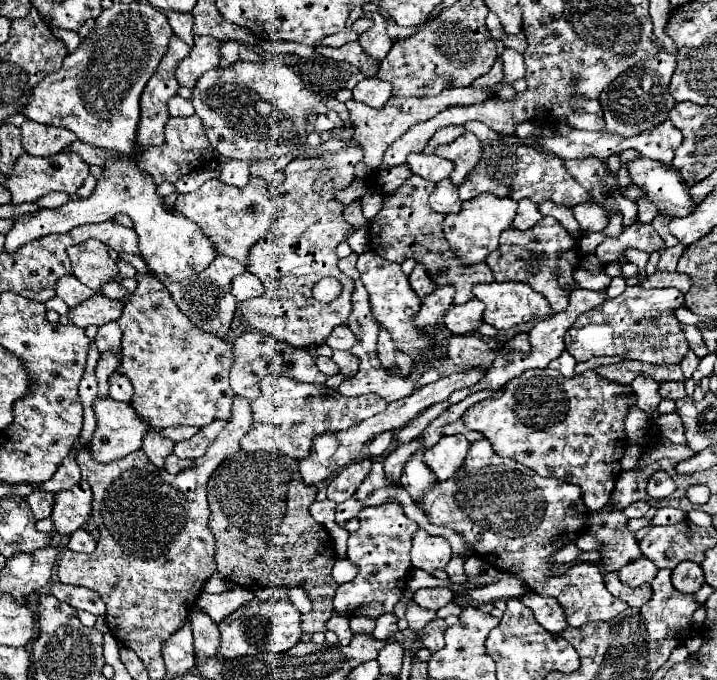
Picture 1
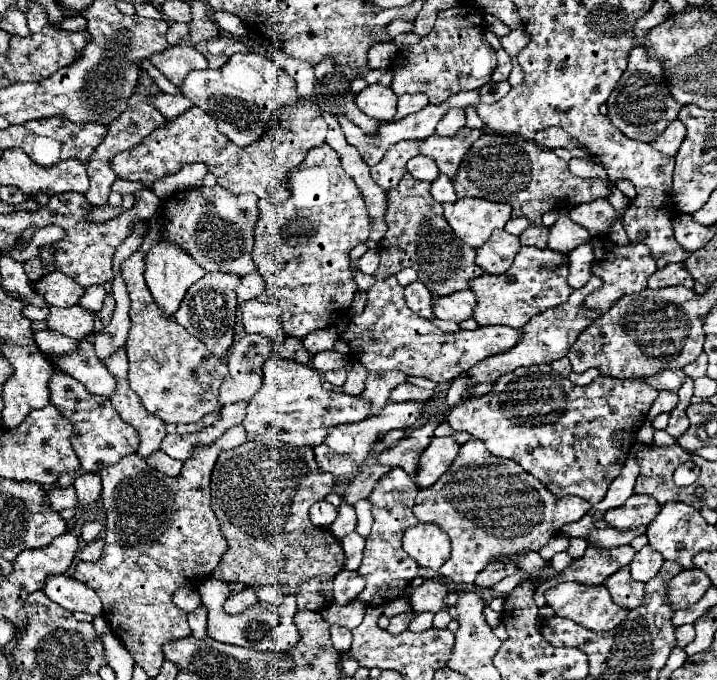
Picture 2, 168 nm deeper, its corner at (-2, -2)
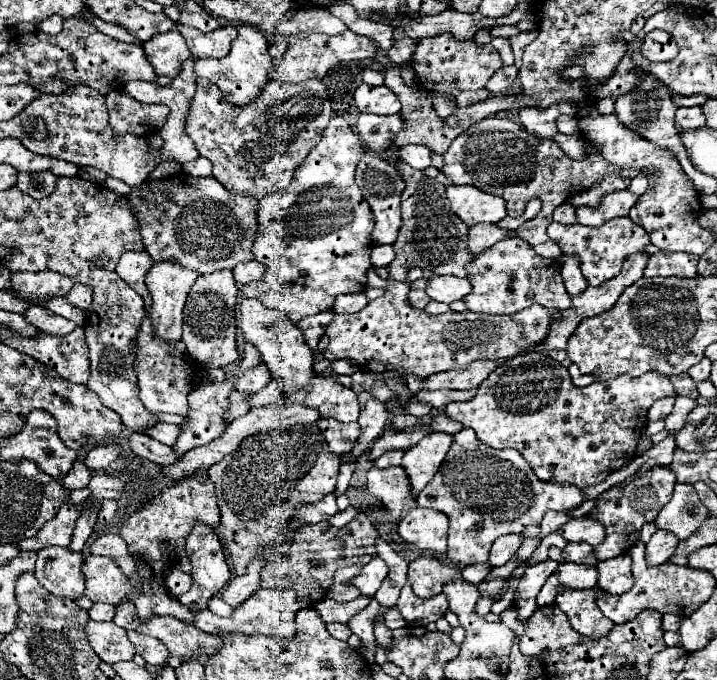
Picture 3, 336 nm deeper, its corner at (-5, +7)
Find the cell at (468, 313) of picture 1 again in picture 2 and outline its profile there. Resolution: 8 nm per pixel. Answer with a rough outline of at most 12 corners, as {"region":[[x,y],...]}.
{"region":[[471,290],[439,296],[433,314],[441,320],[471,318],[477,298]]}

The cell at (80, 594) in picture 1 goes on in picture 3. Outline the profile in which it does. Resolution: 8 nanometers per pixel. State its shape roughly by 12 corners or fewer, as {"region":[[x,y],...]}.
{"region":[[66,547],[38,551],[38,581],[68,599],[84,595],[82,555]]}

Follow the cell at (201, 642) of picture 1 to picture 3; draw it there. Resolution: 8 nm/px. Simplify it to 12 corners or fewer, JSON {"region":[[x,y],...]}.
{"region":[[196,523],[186,539],[192,611],[208,607],[230,581],[218,535]]}

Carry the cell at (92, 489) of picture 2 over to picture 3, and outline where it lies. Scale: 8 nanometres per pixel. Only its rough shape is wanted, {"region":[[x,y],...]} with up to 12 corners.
{"region":[[102,443],[84,463],[92,473],[104,471],[120,453],[120,443]]}

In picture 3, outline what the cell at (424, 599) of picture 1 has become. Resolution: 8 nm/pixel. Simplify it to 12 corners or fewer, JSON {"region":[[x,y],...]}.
{"region":[[432,555],[408,567],[414,595],[434,597],[460,567],[444,565]]}

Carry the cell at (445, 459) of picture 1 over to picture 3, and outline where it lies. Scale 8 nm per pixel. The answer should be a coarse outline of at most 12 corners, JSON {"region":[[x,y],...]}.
{"region":[[430,433],[404,453],[418,495],[436,475],[454,435]]}

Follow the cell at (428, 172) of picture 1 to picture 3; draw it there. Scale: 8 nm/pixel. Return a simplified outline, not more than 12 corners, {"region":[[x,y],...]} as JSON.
{"region":[[406,145],[400,159],[414,169],[430,167],[432,151]]}

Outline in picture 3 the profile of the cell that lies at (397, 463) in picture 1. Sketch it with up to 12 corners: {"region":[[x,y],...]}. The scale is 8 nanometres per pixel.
{"region":[[400,465],[368,471],[368,493],[396,523],[416,507]]}

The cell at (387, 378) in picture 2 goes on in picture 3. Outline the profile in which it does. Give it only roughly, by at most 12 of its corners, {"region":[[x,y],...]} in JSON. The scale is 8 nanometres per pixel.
{"region":[[362,391],[362,431],[356,447],[342,461],[358,459],[382,435],[388,411],[370,391]]}

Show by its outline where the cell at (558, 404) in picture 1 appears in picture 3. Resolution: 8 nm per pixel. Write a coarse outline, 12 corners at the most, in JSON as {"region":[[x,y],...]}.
{"region":[[546,353],[446,405],[538,479],[588,489],[630,463],[668,377],[576,387]]}

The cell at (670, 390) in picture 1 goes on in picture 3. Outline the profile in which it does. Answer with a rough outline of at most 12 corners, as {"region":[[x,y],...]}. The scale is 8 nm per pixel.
{"region":[[674,397],[658,399],[648,409],[648,421],[666,417],[674,407]]}

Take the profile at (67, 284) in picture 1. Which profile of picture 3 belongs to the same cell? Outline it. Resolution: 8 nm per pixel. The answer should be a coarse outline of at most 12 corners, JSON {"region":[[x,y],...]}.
{"region":[[56,271],[14,273],[14,295],[40,303],[68,295],[74,281]]}

